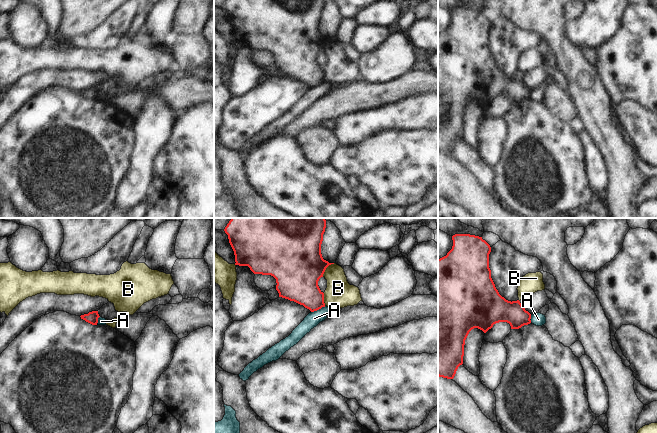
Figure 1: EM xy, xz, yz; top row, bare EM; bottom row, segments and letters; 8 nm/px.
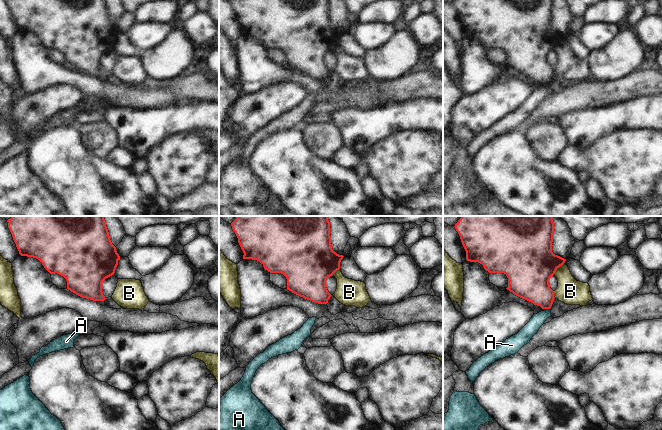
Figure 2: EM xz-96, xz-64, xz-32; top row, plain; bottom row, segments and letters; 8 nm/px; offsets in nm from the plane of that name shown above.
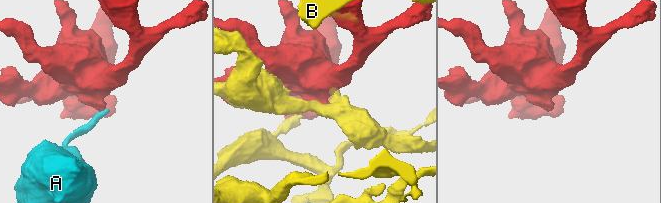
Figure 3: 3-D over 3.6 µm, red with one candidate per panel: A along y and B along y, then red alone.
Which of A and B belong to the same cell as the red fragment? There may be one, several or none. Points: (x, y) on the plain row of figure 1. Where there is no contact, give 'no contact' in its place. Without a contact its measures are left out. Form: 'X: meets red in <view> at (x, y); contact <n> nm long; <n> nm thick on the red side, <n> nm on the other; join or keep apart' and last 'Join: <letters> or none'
A: meets red in xz at (318, 85); contact 130 nm long; 280 nm thick on the red side, 110 nm on the other; keep apart
B: meets red in xz at (326, 43); contact 150 nm long; 420 nm thick on the red side, 220 nm on the other; keep apart
Join: none

